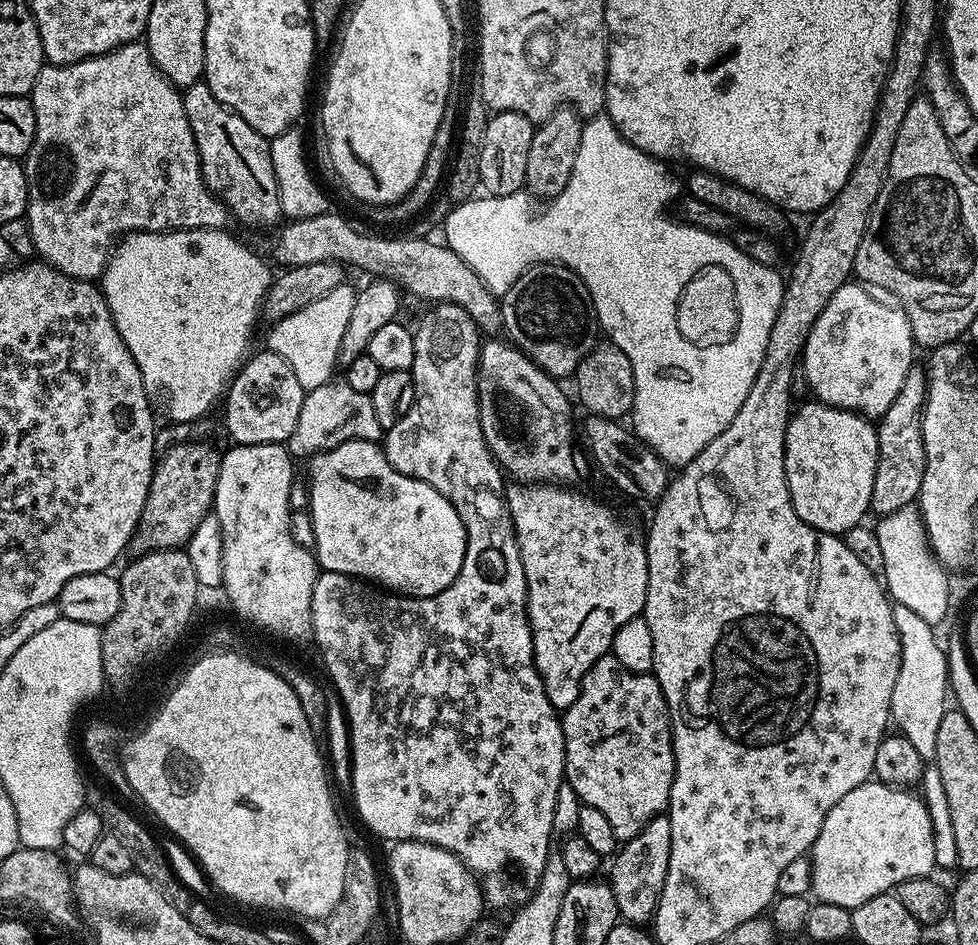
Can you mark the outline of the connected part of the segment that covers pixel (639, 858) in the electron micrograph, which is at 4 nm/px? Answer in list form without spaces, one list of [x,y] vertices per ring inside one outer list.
[[[666,814],[654,817],[634,838],[623,841],[622,847],[615,853],[615,860],[610,883],[621,917],[629,924],[647,925],[655,917],[662,886],[668,873],[670,818]]]

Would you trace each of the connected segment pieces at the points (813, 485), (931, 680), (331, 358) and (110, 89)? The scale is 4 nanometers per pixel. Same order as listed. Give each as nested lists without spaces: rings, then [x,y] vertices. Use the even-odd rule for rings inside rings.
[[[811,402],[812,404],[804,404],[800,409],[791,413],[788,421],[788,429],[784,435],[784,473],[786,474],[786,482],[790,490],[790,498],[794,510],[798,514],[798,518],[802,522],[809,524],[818,532],[831,532],[833,534],[845,534],[864,515],[869,515],[872,506],[872,491],[874,490],[874,474],[876,473],[876,463],[878,462],[878,438],[876,437],[877,425],[873,423],[867,416],[861,416],[858,412],[847,412],[845,408],[831,408],[828,404],[819,402]]]
[[[895,603],[893,605],[892,617],[894,618],[895,630],[900,640],[900,668],[898,682],[894,684],[891,695],[890,718],[893,725],[898,726],[897,731],[908,741],[913,743],[915,750],[925,762],[933,761],[936,757],[938,725],[942,722],[942,714],[948,710],[949,672],[947,653],[936,640],[933,625],[926,623],[918,614],[912,612],[907,606]]]
[[[350,284],[340,285],[325,298],[297,309],[273,323],[275,325],[268,336],[267,349],[279,354],[287,362],[305,390],[322,386],[333,379],[332,371],[338,368],[342,336],[353,314],[356,293],[355,287],[350,287]]]
[[[144,42],[124,44],[112,52],[103,52],[101,56],[89,56],[77,64],[48,64],[40,69],[30,93],[34,110],[34,142],[27,156],[23,157],[24,173],[28,176],[28,236],[32,239],[32,248],[41,256],[45,265],[66,275],[71,280],[96,282],[103,277],[106,265],[117,247],[118,241],[125,234],[149,232],[152,228],[161,228],[163,224],[201,224],[204,228],[223,229],[229,209],[223,200],[217,198],[212,189],[204,182],[200,169],[200,155],[194,134],[190,130],[190,122],[186,118],[184,97],[176,85],[171,84],[158,70],[148,53],[148,45]]]

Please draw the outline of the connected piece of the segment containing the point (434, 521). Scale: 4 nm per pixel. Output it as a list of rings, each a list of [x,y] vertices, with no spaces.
[[[346,441],[345,444],[336,448],[315,453],[309,460],[312,461],[308,464],[308,484],[312,489],[308,492],[308,512],[312,515],[312,540],[316,543],[314,555],[317,565],[323,571],[354,576],[393,594],[405,594],[407,597],[415,598],[437,596],[446,590],[446,586],[450,586],[450,582],[454,582],[454,578],[462,570],[468,535],[462,526],[462,518],[458,518],[458,510],[454,510],[451,502],[442,498],[442,494],[438,494],[438,490],[434,490],[434,486],[394,470],[394,466],[390,466],[390,462],[386,458],[383,447],[379,443],[370,441]]]

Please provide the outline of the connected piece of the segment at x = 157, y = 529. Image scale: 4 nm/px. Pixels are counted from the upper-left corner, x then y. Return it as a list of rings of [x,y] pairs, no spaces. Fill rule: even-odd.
[[[184,440],[181,444],[174,444],[165,453],[164,451],[161,453],[152,472],[152,481],[146,506],[142,510],[142,518],[128,547],[131,555],[144,555],[147,552],[187,545],[198,522],[202,522],[202,518],[213,511],[221,455],[221,449],[216,449],[208,440]]]

